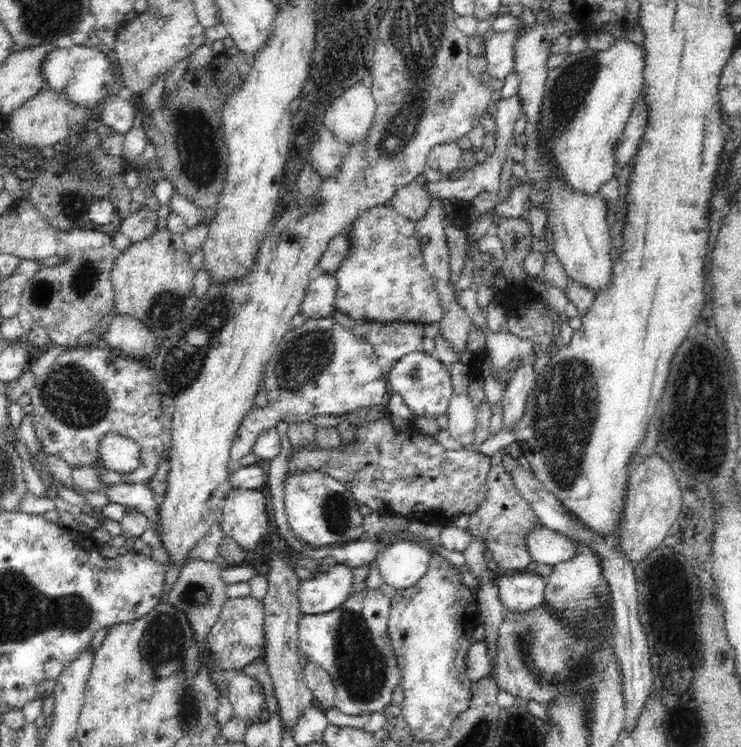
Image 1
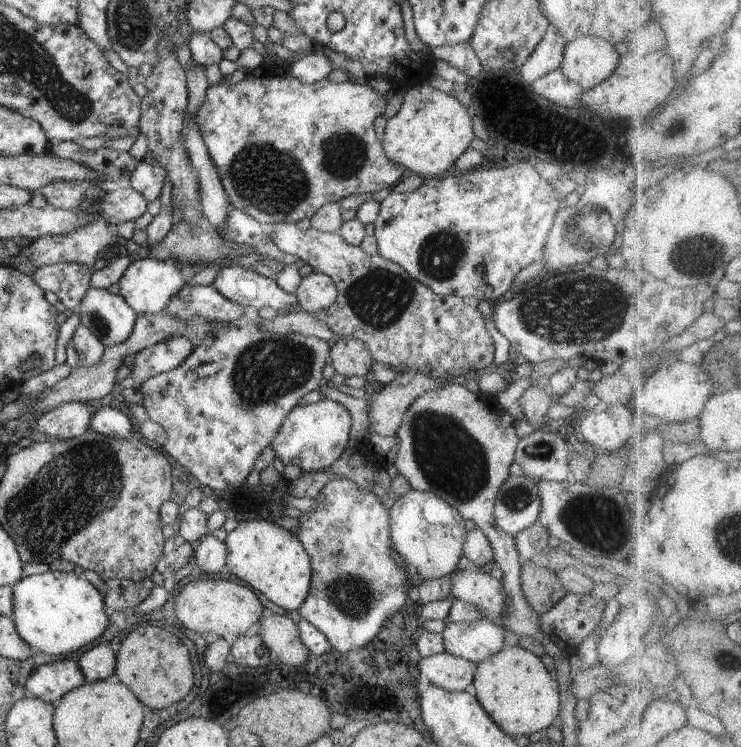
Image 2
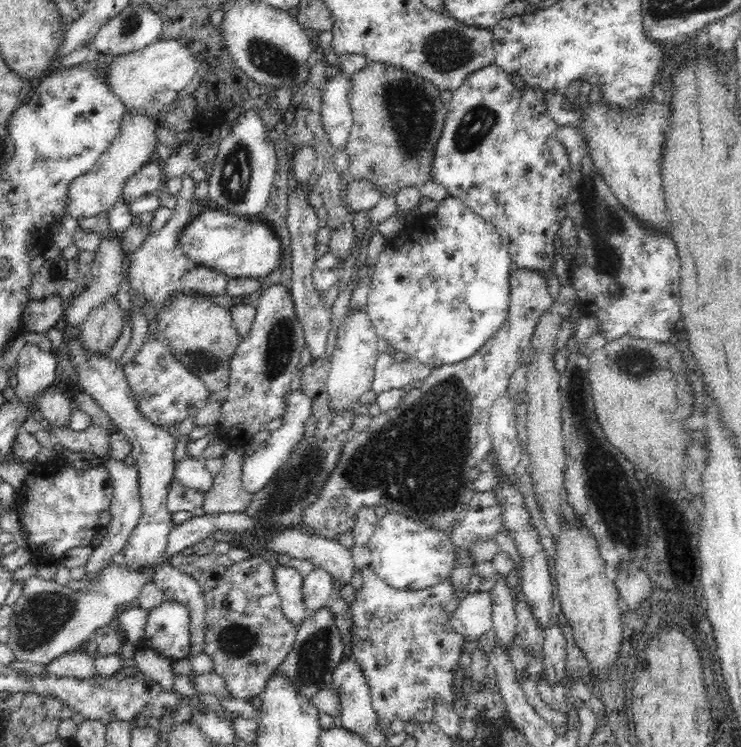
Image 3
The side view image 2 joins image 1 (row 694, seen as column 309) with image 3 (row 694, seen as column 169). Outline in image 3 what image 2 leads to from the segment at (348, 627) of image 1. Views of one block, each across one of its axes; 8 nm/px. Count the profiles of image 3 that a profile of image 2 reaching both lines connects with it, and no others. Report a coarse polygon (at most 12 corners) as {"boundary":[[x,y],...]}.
{"boundary":[[450,577],[372,580],[350,604],[351,651],[380,722],[454,708],[467,640]]}

